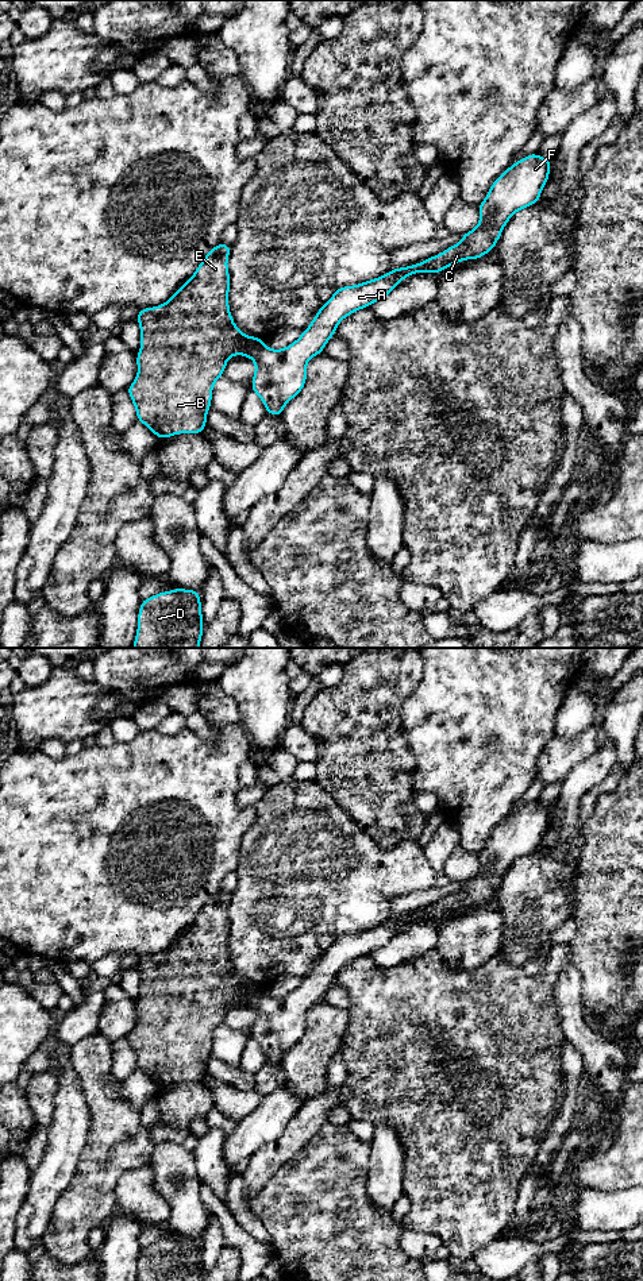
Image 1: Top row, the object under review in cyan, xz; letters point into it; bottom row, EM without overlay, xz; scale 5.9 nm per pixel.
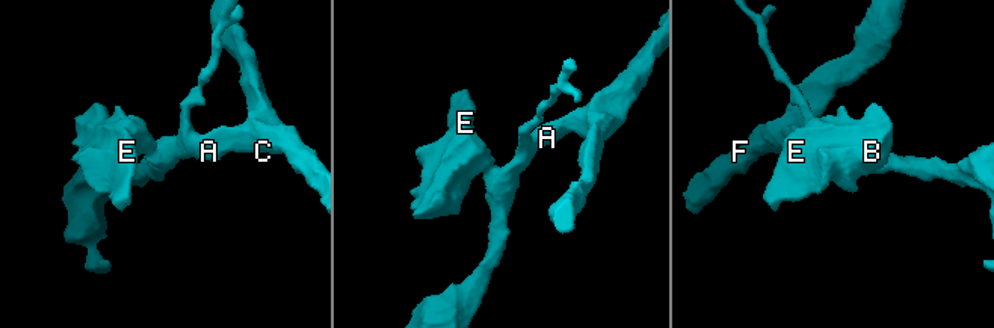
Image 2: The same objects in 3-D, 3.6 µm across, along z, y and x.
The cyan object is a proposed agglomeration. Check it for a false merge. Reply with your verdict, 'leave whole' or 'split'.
split

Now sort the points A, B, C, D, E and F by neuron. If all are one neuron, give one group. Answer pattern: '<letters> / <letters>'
A C D F / B E

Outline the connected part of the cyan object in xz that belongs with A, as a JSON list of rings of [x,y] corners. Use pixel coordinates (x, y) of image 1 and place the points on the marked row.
[[[534,153],[511,165],[494,180],[485,200],[477,205],[480,224],[462,234],[459,243],[423,262],[396,267],[376,279],[336,288],[331,300],[322,304],[311,325],[296,342],[282,350],[266,346],[254,350],[247,356],[255,362],[251,391],[261,398],[266,413],[282,417],[284,406],[304,389],[307,362],[323,354],[336,327],[349,315],[385,298],[407,277],[416,273],[439,275],[461,261],[475,261],[490,252],[509,219],[517,211],[539,202],[551,163],[552,158],[542,158]]]

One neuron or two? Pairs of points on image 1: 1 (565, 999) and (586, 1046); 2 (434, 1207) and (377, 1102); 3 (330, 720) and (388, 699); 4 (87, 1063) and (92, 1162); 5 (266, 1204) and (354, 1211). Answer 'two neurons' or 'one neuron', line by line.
1: one neuron
2: one neuron
3: one neuron
4: one neuron
5: one neuron

